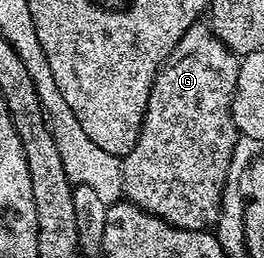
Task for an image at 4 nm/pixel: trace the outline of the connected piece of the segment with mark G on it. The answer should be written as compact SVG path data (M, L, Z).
M197 20L182 36L182 40L178 40L174 52L170 52L170 56L164 61L164 65L161 66L159 72L156 73L156 82L150 90L150 100L146 104L144 123L140 129L138 144L134 144L134 148L130 148L130 152L120 164L124 198L127 201L140 210L146 211L147 214L153 214L156 218L162 219L163 222L169 222L172 226L177 226L183 230L208 230L215 227L220 215L221 202L224 199L224 187L229 179L230 171L233 169L234 155L237 153L235 150L238 131L232 119L232 97L238 84L239 71L240 58L233 50L228 50L226 44L222 44L222 40L214 33L211 25L204 23L203 26L203 21Z

